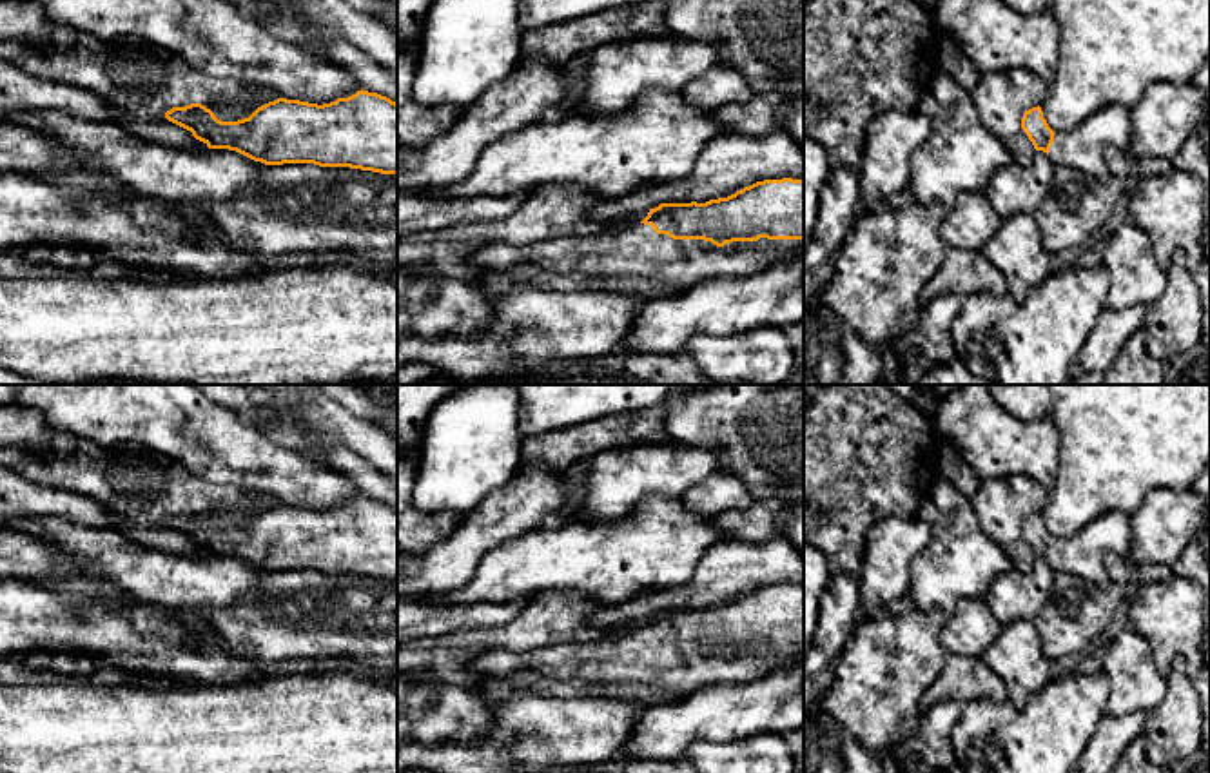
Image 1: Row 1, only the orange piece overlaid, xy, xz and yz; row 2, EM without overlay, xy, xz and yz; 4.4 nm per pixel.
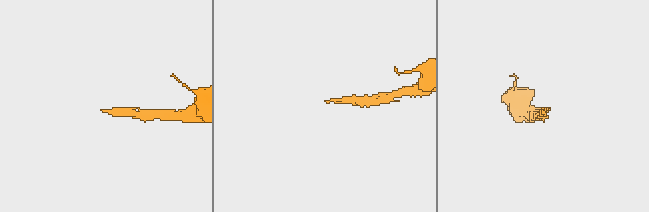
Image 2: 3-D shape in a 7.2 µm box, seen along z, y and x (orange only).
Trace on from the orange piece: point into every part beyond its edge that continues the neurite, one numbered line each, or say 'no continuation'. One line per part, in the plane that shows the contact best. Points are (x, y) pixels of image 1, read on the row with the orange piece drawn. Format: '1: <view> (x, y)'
1: xz (530, 327)

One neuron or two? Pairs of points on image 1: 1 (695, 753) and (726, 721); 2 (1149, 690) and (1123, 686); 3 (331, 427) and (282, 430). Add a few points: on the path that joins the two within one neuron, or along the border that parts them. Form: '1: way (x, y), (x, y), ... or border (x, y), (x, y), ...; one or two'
1: border (748, 735), (717, 744), (695, 741), (684, 752); two
2: way (1143, 686), (1129, 686); one
3: way (318, 427), (294, 430); one

